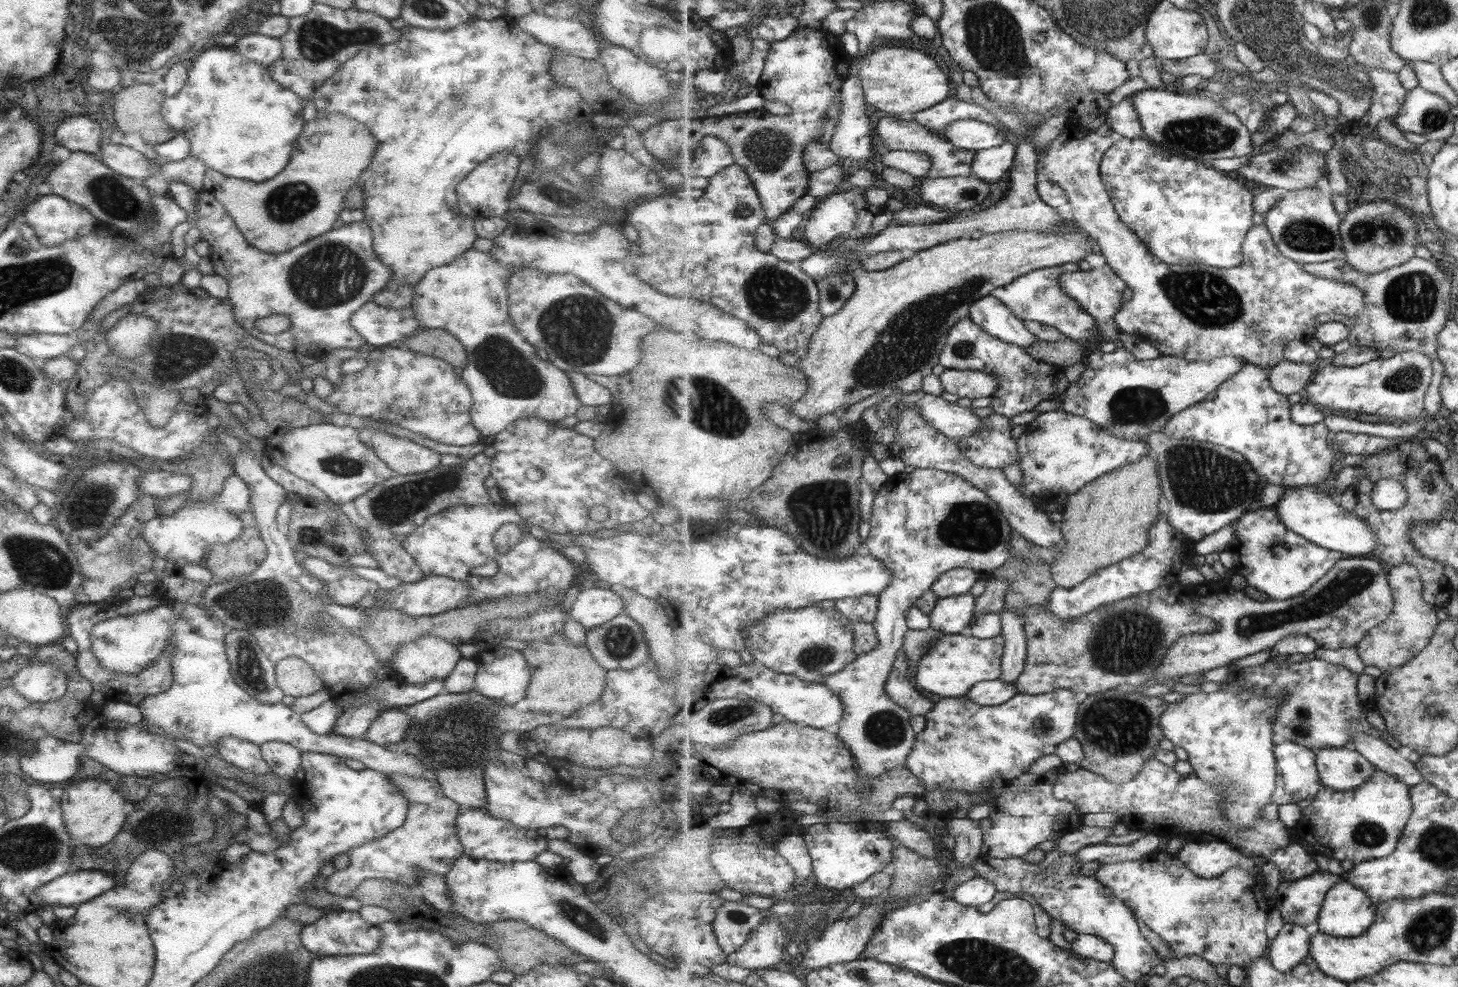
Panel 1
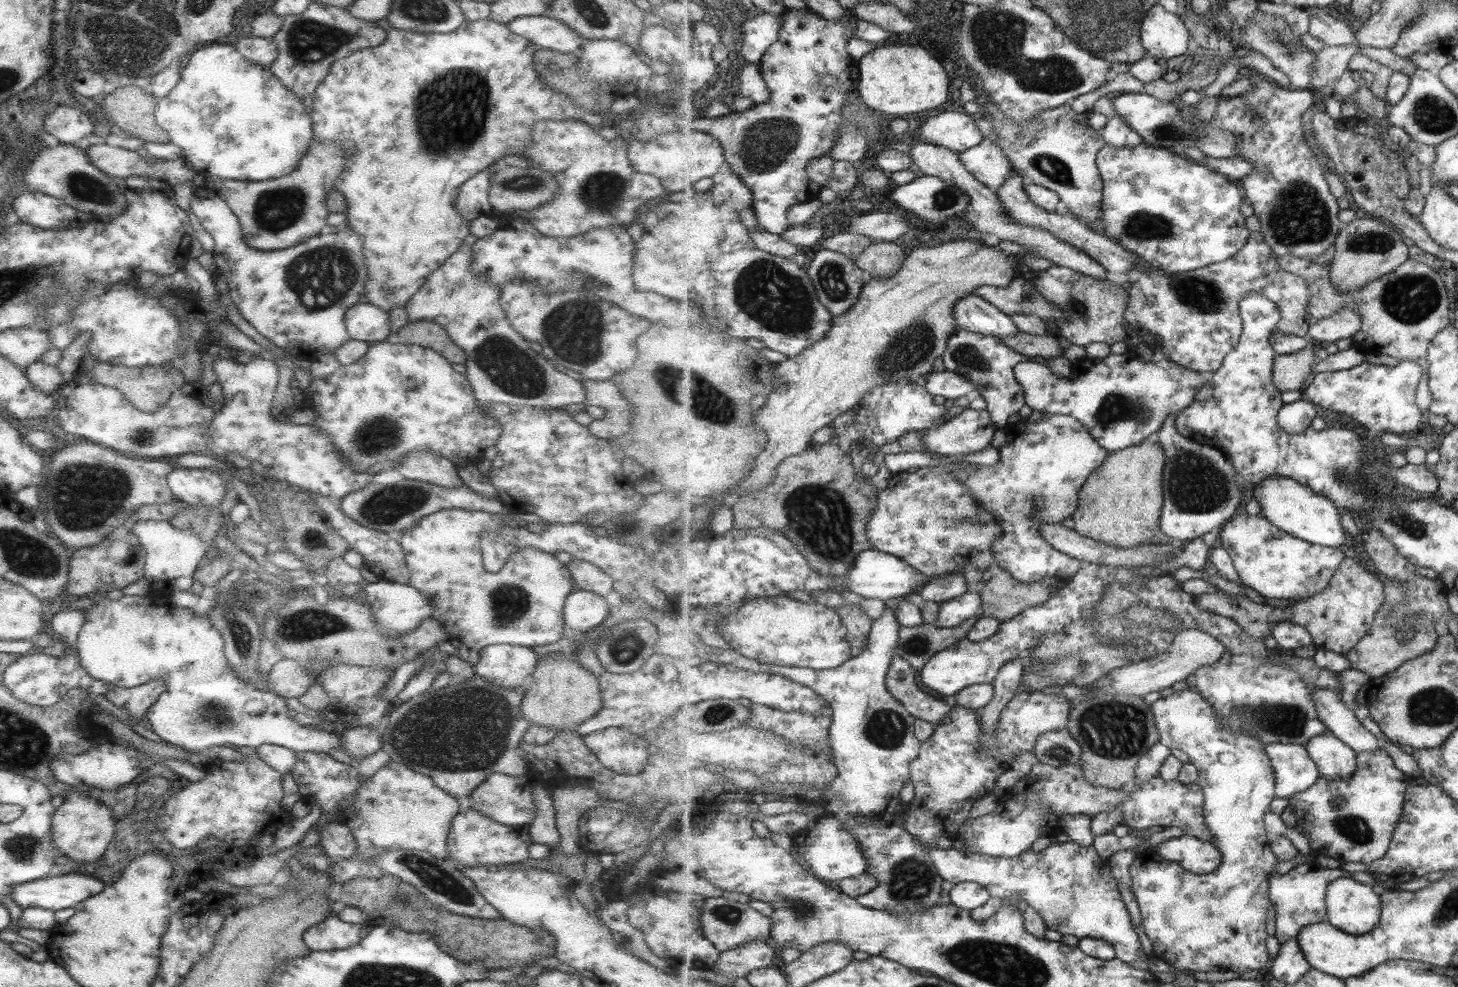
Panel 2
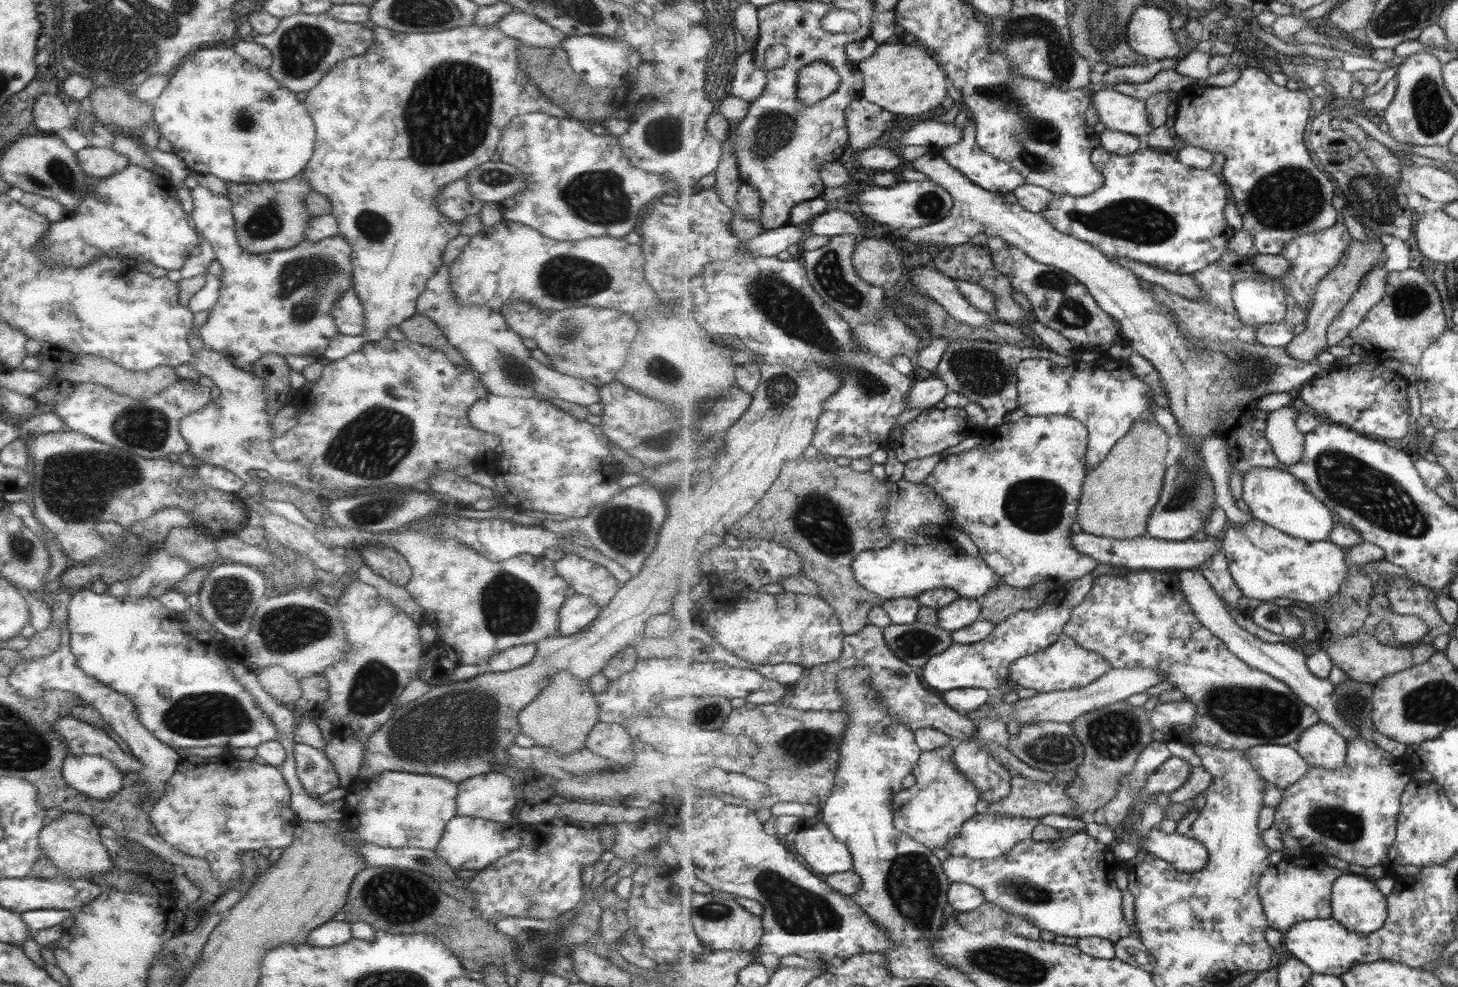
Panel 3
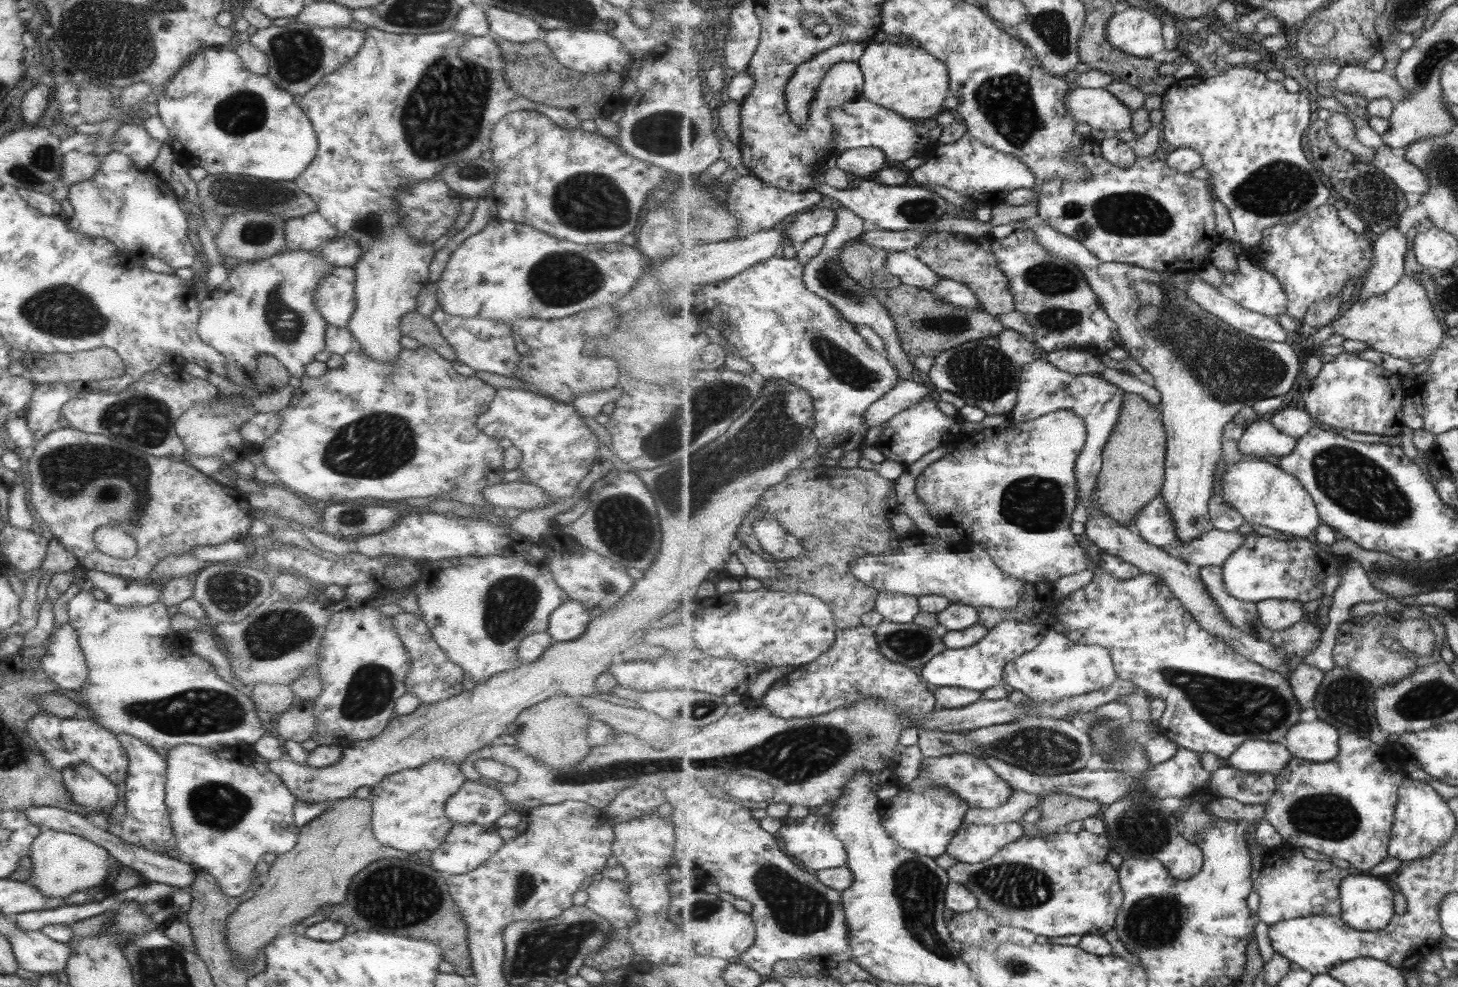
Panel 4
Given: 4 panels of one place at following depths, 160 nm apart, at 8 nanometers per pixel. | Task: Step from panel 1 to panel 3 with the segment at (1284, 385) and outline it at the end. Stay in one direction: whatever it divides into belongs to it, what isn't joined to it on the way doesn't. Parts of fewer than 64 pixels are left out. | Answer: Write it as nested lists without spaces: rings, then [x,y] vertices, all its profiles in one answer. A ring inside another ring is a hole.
[[[1368,233],[1366,243],[1352,238],[1352,245],[1348,248],[1346,258],[1337,268],[1333,269],[1316,289],[1314,303],[1308,309],[1306,329],[1296,336],[1295,340],[1287,346],[1287,354],[1301,360],[1301,362],[1317,363],[1317,358],[1322,353],[1329,351],[1328,330],[1333,321],[1339,317],[1343,309],[1351,302],[1351,298],[1359,290],[1363,277],[1374,269],[1375,265],[1384,264],[1387,254],[1383,251],[1385,245],[1379,241],[1378,233]]]

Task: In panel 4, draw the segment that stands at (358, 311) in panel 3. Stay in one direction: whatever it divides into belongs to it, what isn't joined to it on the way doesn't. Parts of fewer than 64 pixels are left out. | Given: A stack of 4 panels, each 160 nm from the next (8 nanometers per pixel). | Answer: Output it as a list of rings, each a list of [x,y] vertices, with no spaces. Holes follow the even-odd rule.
[[[335,267],[316,284],[314,307],[329,326],[346,328],[354,307],[352,267]]]

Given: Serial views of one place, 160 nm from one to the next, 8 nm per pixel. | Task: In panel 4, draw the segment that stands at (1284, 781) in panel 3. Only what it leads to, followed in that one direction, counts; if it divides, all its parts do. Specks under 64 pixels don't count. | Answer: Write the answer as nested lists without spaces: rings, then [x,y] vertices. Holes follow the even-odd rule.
[[[1246,740],[1229,758],[1231,767],[1247,772],[1272,772],[1277,776],[1294,756],[1284,742]]]

